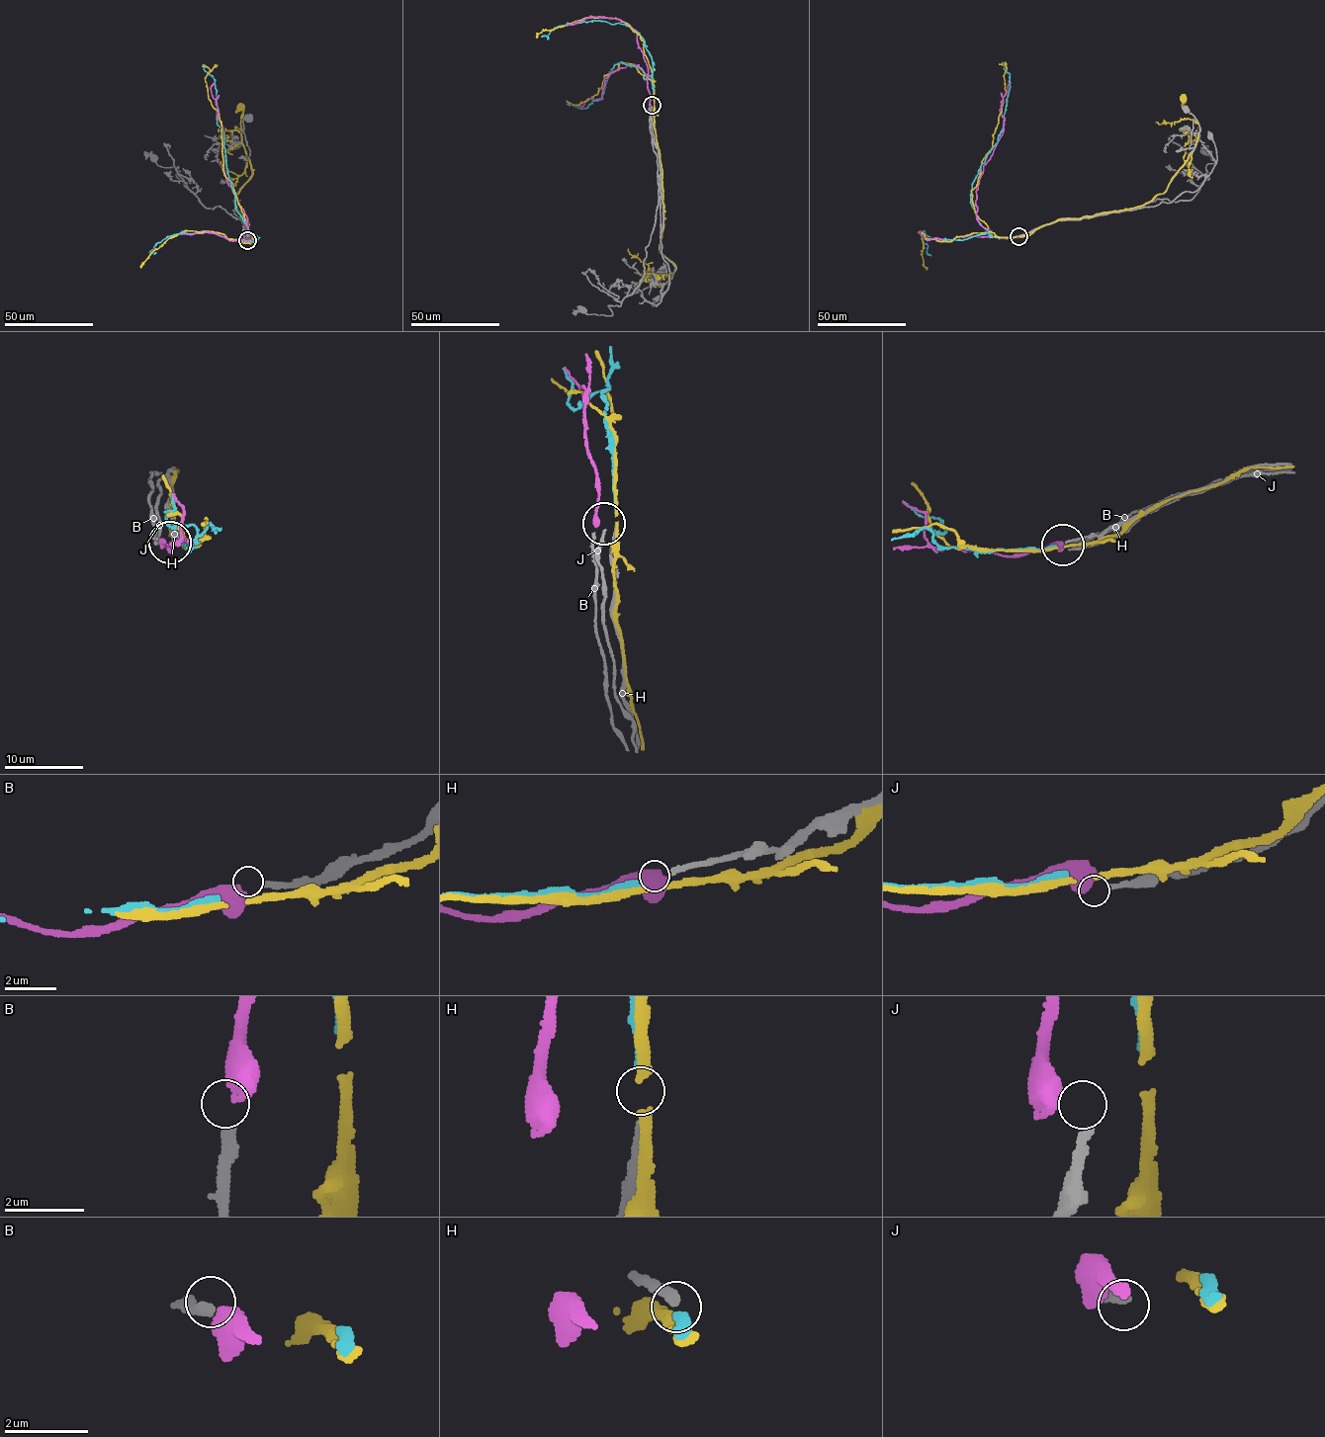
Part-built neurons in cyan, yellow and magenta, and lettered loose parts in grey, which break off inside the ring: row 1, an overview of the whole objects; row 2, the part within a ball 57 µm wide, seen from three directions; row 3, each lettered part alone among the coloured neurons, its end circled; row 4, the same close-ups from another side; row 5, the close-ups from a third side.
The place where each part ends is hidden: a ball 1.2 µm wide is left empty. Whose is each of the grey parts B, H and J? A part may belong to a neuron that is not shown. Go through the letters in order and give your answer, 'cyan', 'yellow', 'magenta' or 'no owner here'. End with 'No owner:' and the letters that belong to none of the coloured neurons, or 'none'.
B: magenta
H: cyan
J: no owner here
No owner: J

